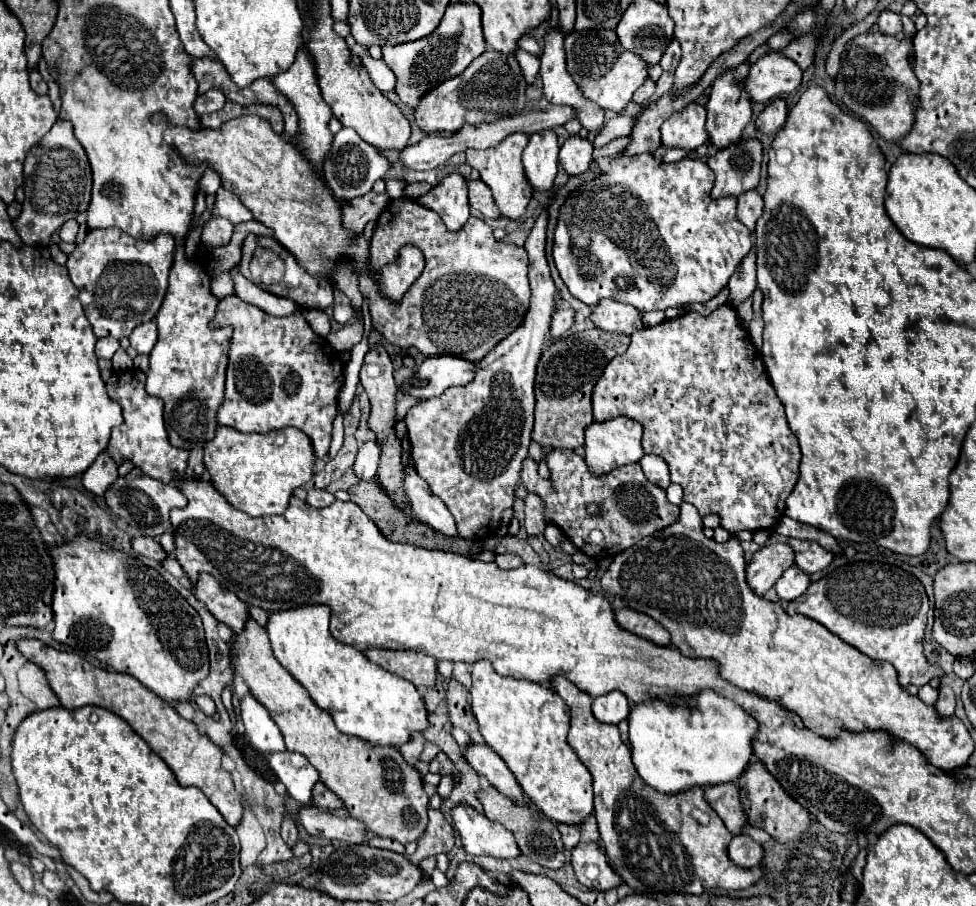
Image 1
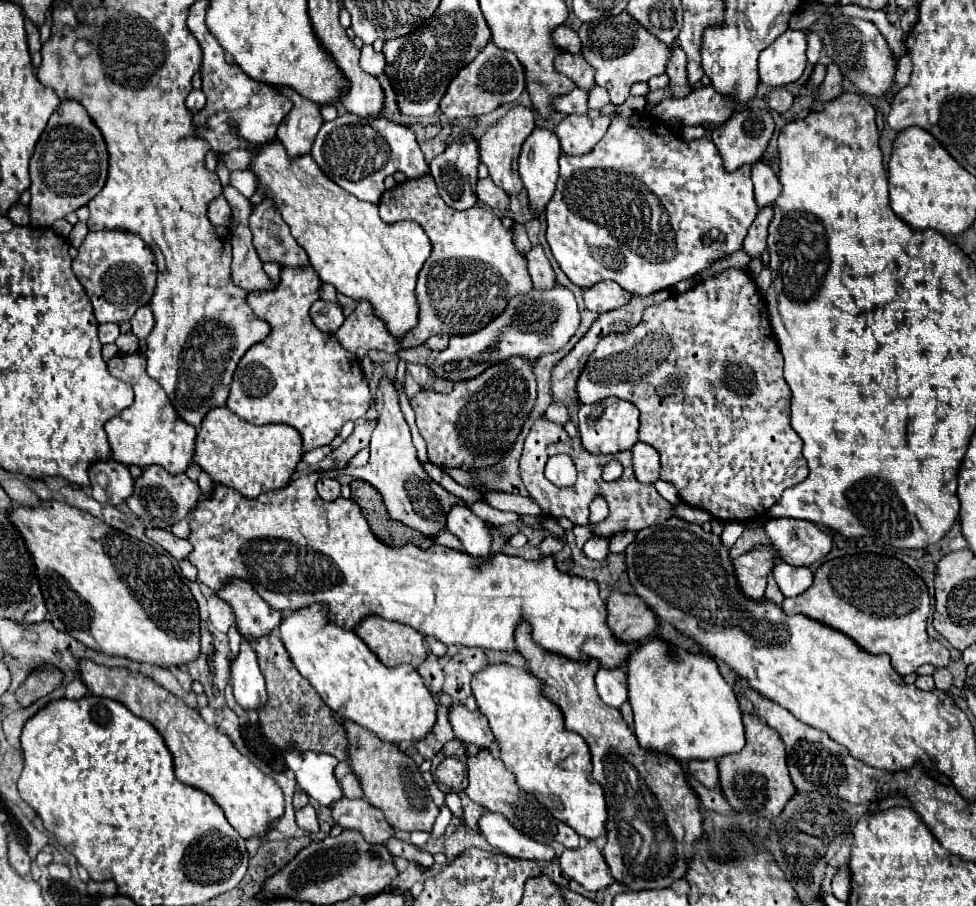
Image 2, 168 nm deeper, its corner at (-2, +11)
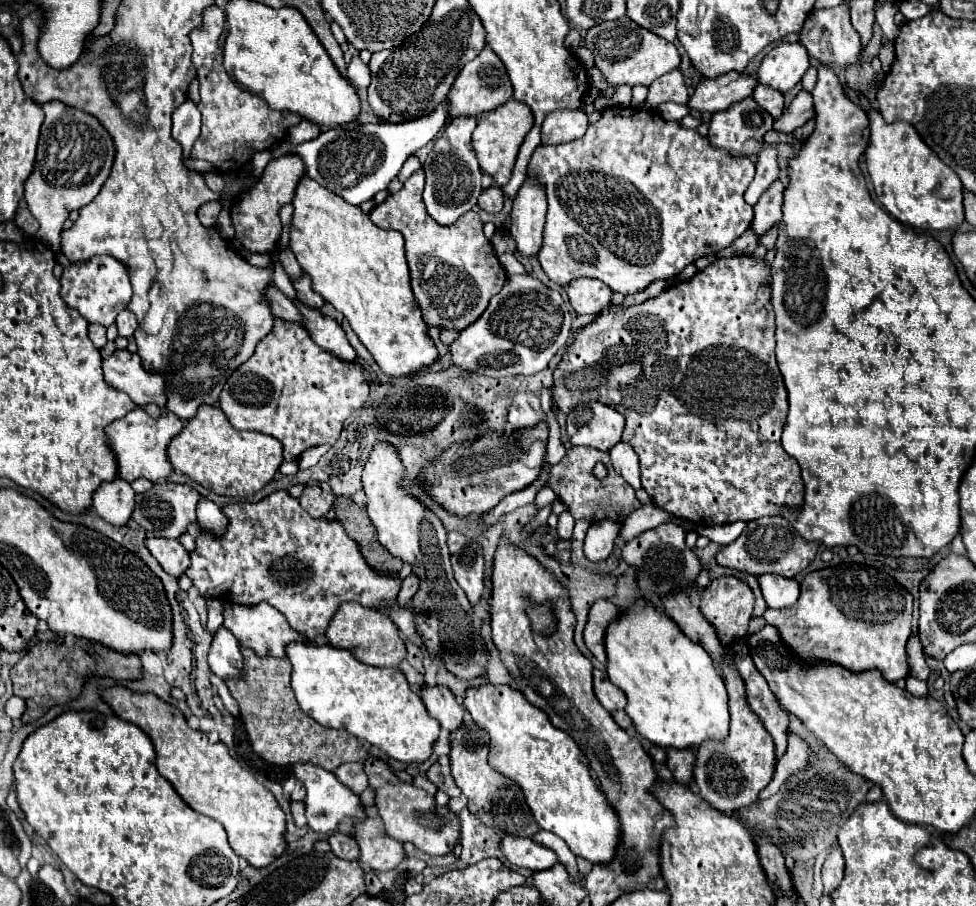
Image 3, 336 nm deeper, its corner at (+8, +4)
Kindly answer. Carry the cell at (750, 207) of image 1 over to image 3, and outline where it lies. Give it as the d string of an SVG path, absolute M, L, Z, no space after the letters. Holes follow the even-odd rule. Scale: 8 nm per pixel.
M764 148L758 156L758 164L756 164L756 176L750 182L748 190L746 190L746 202L750 206L754 206L760 198L760 194L764 194L774 182L778 180L778 162L776 162L776 150L774 148Z

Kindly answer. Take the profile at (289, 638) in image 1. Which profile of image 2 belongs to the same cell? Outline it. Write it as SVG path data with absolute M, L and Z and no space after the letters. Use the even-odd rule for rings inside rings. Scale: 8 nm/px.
M324 605L304 607L284 617L280 637L300 675L310 681L320 699L336 715L396 745L402 741L420 741L432 731L438 705L418 671L412 665L386 667L354 631L328 625Z

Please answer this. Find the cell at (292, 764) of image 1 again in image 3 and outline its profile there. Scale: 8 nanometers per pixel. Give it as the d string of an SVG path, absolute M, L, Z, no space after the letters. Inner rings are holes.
M296 762L292 768L294 776L298 778L298 782L306 788L306 818L308 818L308 826L320 834L334 834L336 826L340 822L340 818L344 816L354 816L356 820L366 818L360 798L356 794L352 794L346 786L342 786L336 776L328 770L322 770L322 766L314 766L312 762Z

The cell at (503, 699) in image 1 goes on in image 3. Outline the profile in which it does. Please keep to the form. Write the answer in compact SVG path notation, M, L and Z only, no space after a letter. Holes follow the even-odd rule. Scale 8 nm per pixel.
M482 684L478 688L468 688L466 690L466 710L472 714L472 720L482 726L482 730L488 732L490 736L490 756L488 762L492 770L498 770L506 778L514 780L522 792L524 798L540 824L542 830L558 834L572 854L586 858L592 864L598 862L610 862L616 852L618 844L618 834L620 834L620 822L606 802L606 796L598 790L594 784L590 772L588 772L588 760L584 758L582 750L576 746L576 742L562 730L554 728L548 720L548 716L540 710L534 708L520 690L510 688L510 686L494 686L494 684Z

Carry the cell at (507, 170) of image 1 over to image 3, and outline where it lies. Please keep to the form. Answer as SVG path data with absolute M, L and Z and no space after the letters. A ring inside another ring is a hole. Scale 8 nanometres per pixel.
M512 98L506 104L498 106L496 110L482 114L476 124L476 130L472 134L472 146L476 150L478 164L480 164L482 172L492 176L500 188L510 180L516 156L518 156L518 148L524 140L524 134L532 128L532 122L534 122L534 118L532 118L530 108L526 108L526 104Z

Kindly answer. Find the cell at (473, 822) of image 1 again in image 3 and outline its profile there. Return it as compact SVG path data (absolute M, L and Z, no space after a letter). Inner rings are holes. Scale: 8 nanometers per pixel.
M504 836L500 838L500 850L512 862L514 866L528 868L532 872L548 870L552 868L558 860L556 854L544 846L538 846L530 838L516 838L516 836Z

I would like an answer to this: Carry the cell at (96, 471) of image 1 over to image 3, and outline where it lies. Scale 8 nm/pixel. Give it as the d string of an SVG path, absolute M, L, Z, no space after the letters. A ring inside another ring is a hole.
M116 478L114 482L102 482L92 496L92 510L110 524L126 524L134 510L132 486L122 478Z

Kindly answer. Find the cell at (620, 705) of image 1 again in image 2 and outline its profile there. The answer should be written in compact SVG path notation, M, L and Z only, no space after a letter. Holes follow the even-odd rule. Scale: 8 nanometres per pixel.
M600 667L596 673L596 689L600 699L610 707L620 707L628 699L626 671L622 667Z

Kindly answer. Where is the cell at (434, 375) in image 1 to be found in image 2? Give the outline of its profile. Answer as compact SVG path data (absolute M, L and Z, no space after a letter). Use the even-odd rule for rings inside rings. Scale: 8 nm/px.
M556 285L552 289L530 289L524 295L514 295L506 309L472 335L454 335L450 345L438 353L432 369L450 381L466 381L484 373L488 367L502 363L510 357L536 361L542 355L562 349L580 325L580 311L570 289Z

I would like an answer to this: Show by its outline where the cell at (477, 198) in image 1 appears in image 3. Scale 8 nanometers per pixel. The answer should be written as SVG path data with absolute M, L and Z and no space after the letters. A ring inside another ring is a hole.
M498 186L484 188L482 194L478 196L478 206L488 214L498 214L502 210L502 202L504 202L504 192Z

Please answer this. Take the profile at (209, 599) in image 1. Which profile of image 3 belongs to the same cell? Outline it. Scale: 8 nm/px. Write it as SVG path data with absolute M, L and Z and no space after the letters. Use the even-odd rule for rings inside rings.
M226 602L224 604L224 626L238 638L240 646L254 650L258 656L284 656L284 646L294 642L294 640L306 640L302 634L294 632L286 618L272 606L268 606L266 602L254 604L254 606L242 606L242 604L232 604Z

